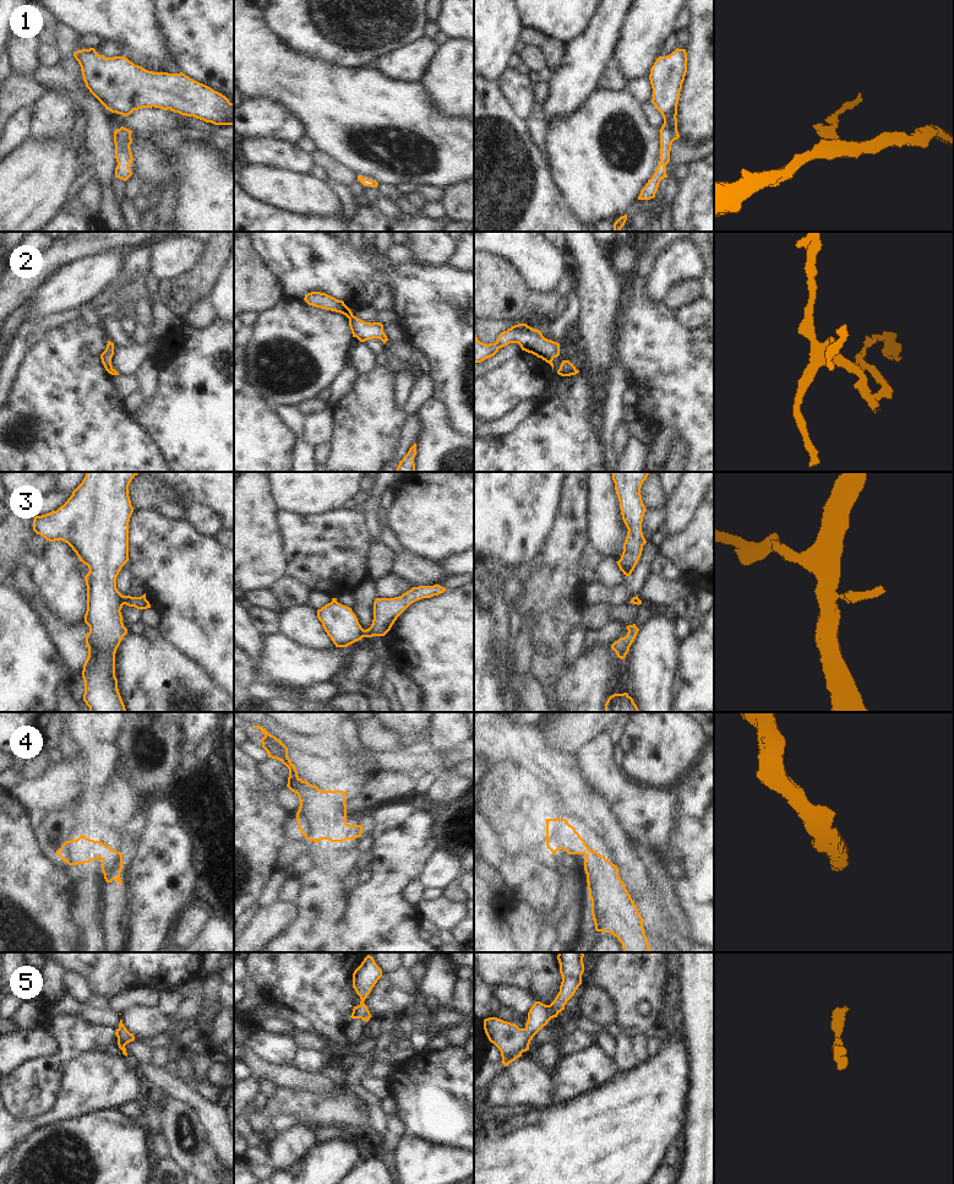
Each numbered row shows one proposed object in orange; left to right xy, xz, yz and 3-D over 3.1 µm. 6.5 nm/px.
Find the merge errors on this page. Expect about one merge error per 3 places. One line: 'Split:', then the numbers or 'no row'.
Split: 2, 3

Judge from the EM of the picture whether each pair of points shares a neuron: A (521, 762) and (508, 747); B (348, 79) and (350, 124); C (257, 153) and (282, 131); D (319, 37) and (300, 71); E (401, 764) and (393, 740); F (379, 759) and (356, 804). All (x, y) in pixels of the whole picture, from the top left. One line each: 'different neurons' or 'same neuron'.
A: different neurons
B: same neuron
C: different neurons
D: different neurons
E: different neurons
F: different neurons

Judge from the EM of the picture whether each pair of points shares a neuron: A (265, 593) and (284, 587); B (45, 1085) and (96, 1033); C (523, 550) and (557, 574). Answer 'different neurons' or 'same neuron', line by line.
A: different neurons
B: same neuron
C: different neurons

